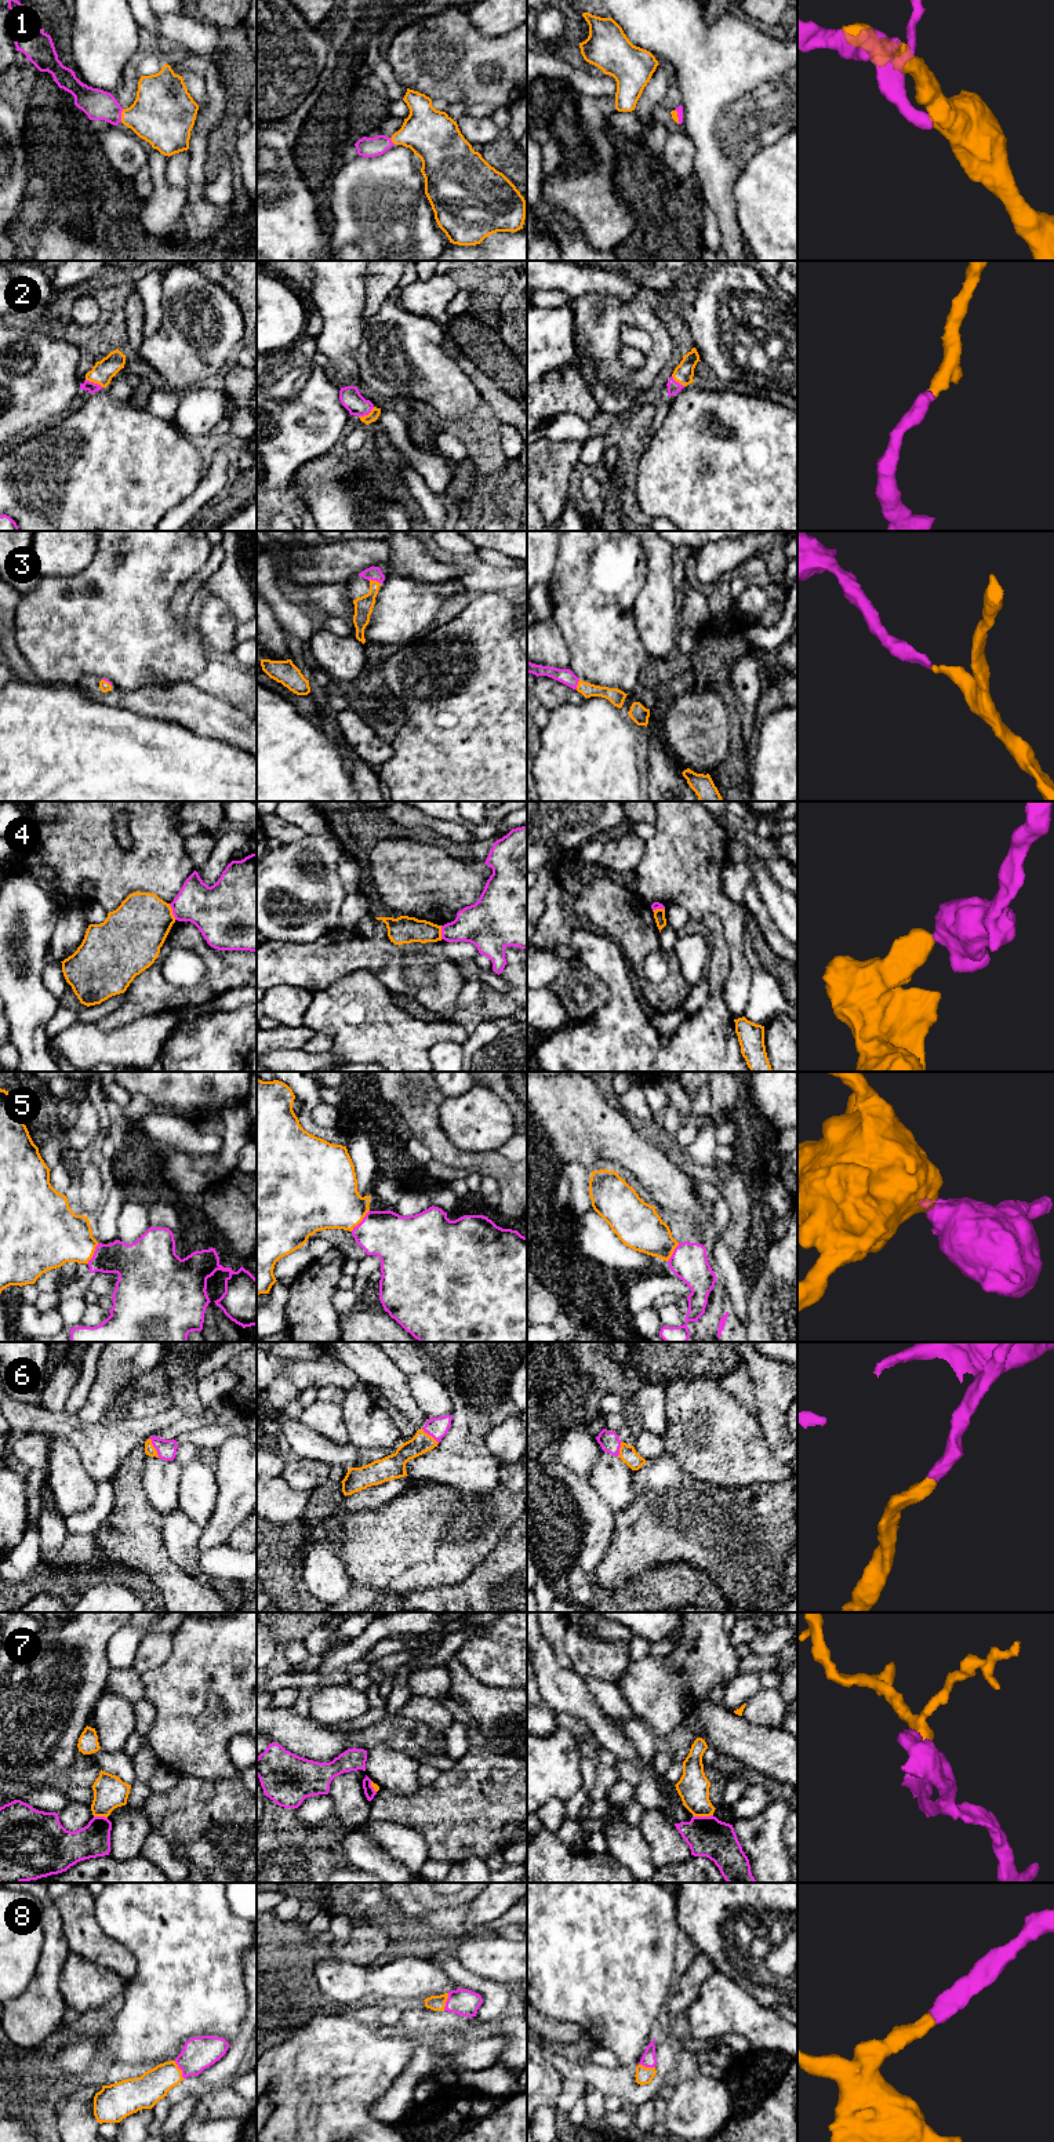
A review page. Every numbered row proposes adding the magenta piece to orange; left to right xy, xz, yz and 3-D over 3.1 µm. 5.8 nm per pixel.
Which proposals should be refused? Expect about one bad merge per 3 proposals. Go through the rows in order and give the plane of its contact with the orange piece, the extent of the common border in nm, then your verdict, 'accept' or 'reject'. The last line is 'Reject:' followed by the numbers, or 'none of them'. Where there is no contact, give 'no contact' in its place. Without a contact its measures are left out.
1: meets orange in xy; contact 70 nm long; accept
2: meets orange in xy; contact 110 nm long; accept
3: meets orange in xz; contact 80 nm long; accept
4: meets orange in xy; contact 100 nm long; reject
5: meets orange in xz; contact 170 nm long; accept
6: meets orange in xy; contact 130 nm long; accept
7: meets orange in yz; contact 120 nm long; reject
8: meets orange in xy; contact 120 nm long; accept
Reject: 4, 7

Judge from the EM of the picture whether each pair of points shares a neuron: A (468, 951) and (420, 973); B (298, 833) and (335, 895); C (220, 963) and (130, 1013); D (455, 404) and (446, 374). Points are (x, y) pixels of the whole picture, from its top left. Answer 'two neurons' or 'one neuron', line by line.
A: one neuron
B: two neurons
C: one neuron
D: one neuron

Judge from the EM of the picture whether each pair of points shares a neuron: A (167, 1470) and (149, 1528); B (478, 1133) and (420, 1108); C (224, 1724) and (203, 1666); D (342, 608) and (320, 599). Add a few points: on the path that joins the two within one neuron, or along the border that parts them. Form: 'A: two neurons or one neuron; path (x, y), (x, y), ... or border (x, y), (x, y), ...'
A: two neurons; border (141, 1479), (148, 1501), (162, 1515)
B: two neurons; border (444, 1098), (439, 1110), (439, 1124), (454, 1145)
C: one neuron; path (210, 1710), (207, 1680)
D: one neuron; path (337, 603), (333, 599), (326, 599)

